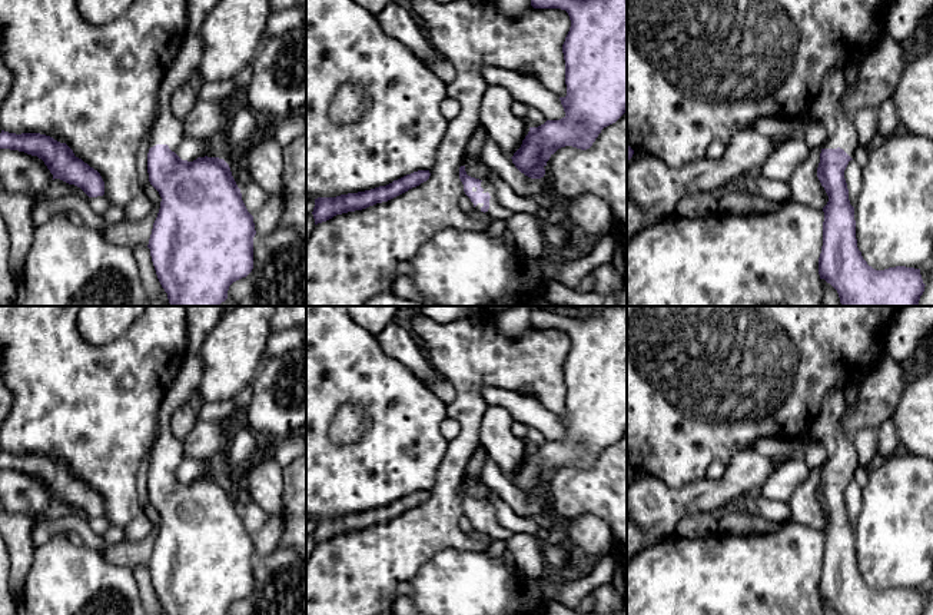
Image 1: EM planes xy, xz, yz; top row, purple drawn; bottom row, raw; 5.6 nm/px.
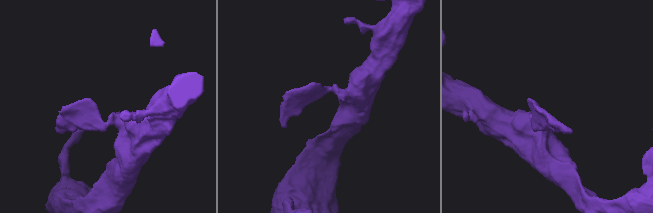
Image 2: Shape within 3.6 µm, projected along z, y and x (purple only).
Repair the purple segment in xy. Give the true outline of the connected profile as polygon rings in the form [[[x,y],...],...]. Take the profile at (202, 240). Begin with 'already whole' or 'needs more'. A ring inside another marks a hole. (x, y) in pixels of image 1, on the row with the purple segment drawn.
needs more | [[[186,34],[159,87],[159,112],[147,153],[149,182],[162,197],[147,247],[170,306],[219,306],[228,299],[229,286],[253,269],[253,216],[242,200],[229,164],[219,157],[187,162],[176,154],[185,136],[183,122],[170,110],[170,97],[197,73],[202,51],[200,34]]]

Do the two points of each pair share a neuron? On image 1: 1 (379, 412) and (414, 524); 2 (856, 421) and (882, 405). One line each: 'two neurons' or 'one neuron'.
1: two neurons
2: one neuron

